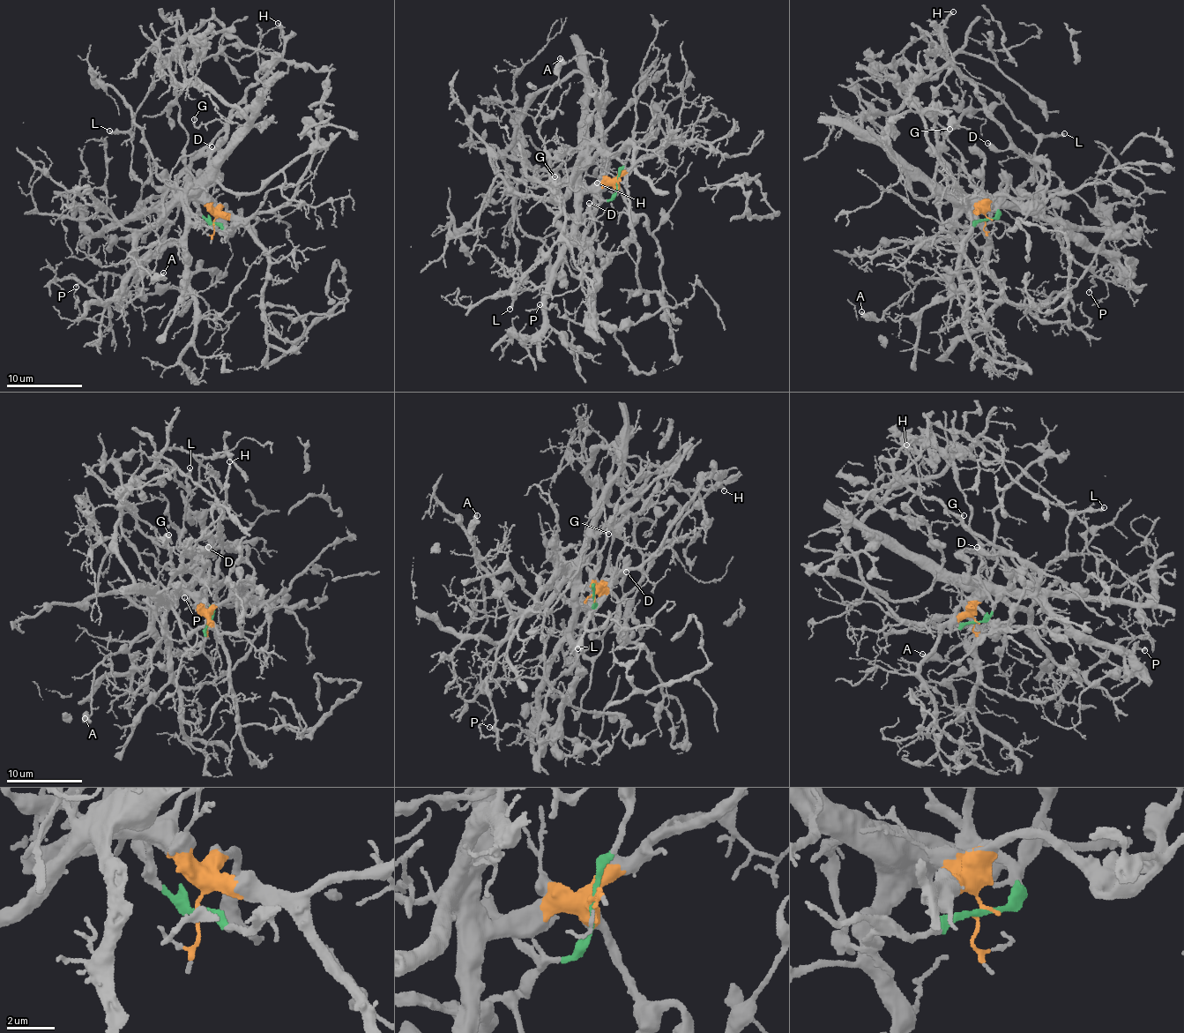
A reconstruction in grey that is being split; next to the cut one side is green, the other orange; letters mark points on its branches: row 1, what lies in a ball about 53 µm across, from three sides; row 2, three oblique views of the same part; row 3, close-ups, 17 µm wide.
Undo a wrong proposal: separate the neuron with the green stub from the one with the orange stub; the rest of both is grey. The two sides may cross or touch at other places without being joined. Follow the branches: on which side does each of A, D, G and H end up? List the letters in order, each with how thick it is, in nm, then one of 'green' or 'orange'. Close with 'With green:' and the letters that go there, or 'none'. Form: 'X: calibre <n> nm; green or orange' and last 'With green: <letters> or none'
A: calibre 440 nm; orange
D: calibre 320 nm; green
G: calibre 150 nm; orange
H: calibre 220 nm; green
With green: D, H

